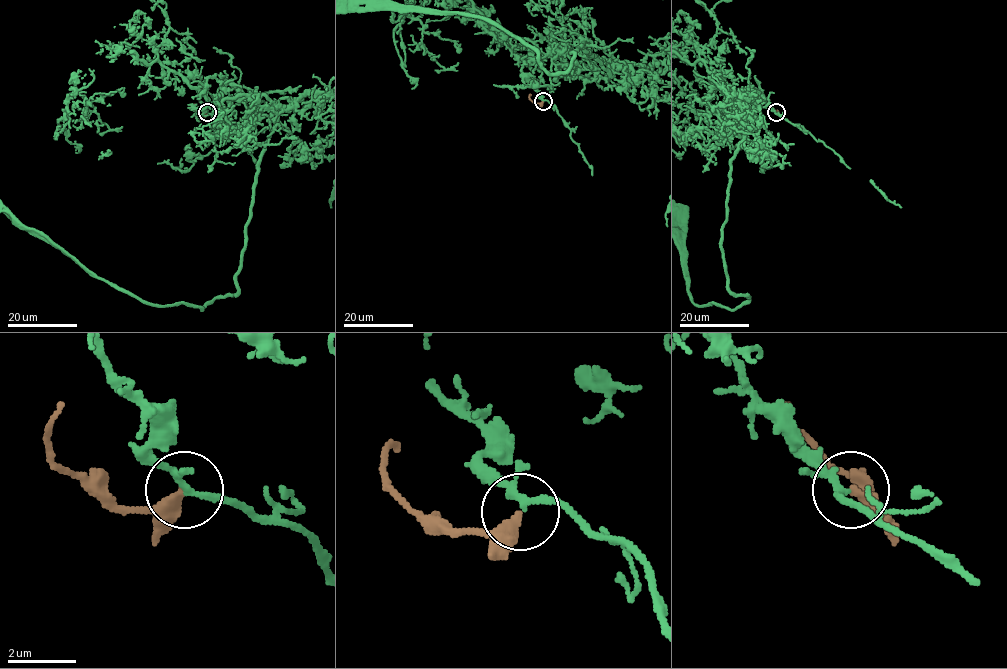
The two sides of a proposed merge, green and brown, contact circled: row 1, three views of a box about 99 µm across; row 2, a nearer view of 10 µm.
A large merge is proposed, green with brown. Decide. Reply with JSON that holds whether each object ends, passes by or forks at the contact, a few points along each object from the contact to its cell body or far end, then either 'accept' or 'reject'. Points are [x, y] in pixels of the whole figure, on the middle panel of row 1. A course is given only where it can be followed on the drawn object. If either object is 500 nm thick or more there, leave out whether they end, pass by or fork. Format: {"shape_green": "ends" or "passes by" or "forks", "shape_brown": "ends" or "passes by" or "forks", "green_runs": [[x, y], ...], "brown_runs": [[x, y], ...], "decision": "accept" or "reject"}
{"shape_green": "forks", "shape_brown": "ends", "green_runs": [[543, 101], [534, 86], [556, 49], [610, 69], [582, 47], [550, 74], [477, 17]], "brown_runs": [[543, 101], [534, 103], [530, 95]], "decision": "accept"}

